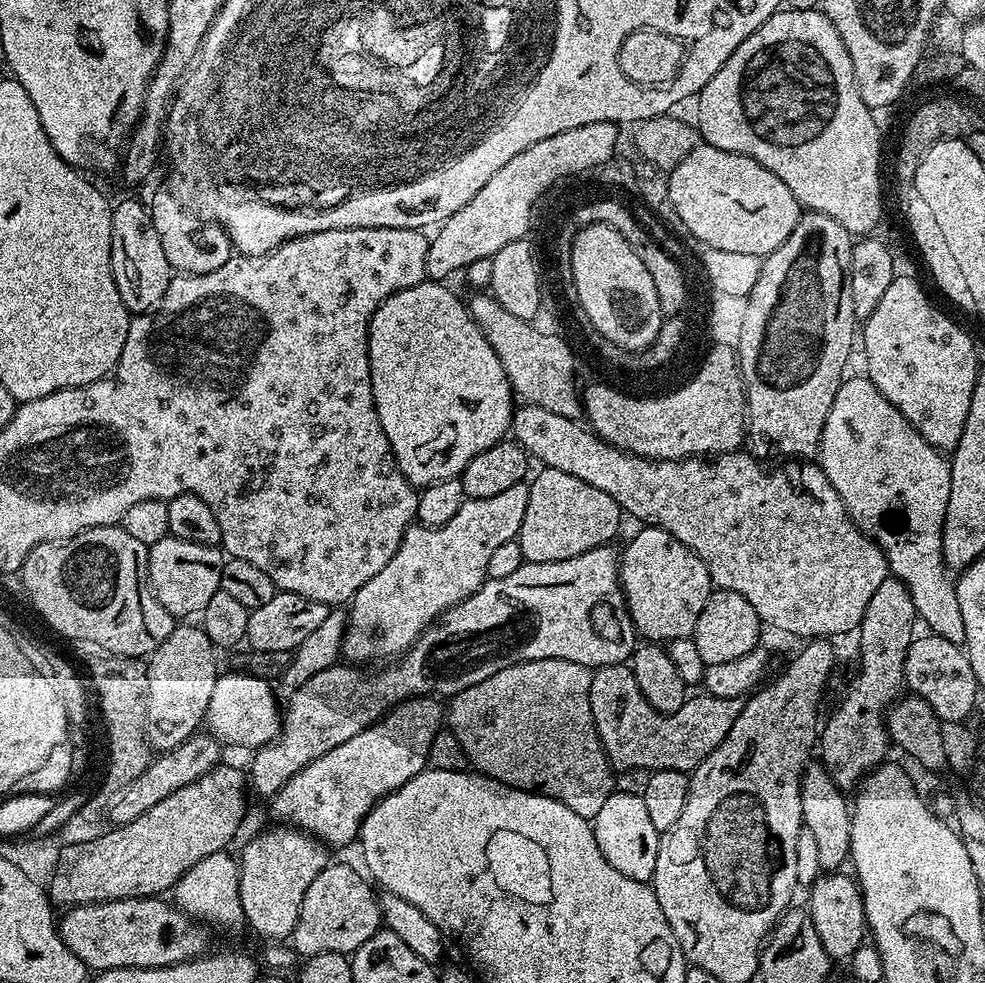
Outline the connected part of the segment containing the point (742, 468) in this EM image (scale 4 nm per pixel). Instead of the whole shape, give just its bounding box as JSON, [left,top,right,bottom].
[510,403,889,638]

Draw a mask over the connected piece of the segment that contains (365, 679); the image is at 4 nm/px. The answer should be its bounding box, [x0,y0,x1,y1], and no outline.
[248,546,638,798]

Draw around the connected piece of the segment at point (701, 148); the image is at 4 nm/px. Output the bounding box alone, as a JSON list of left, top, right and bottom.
[667,143,802,256]

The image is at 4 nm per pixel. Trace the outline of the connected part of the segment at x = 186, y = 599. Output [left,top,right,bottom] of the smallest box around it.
[148,536,226,618]

